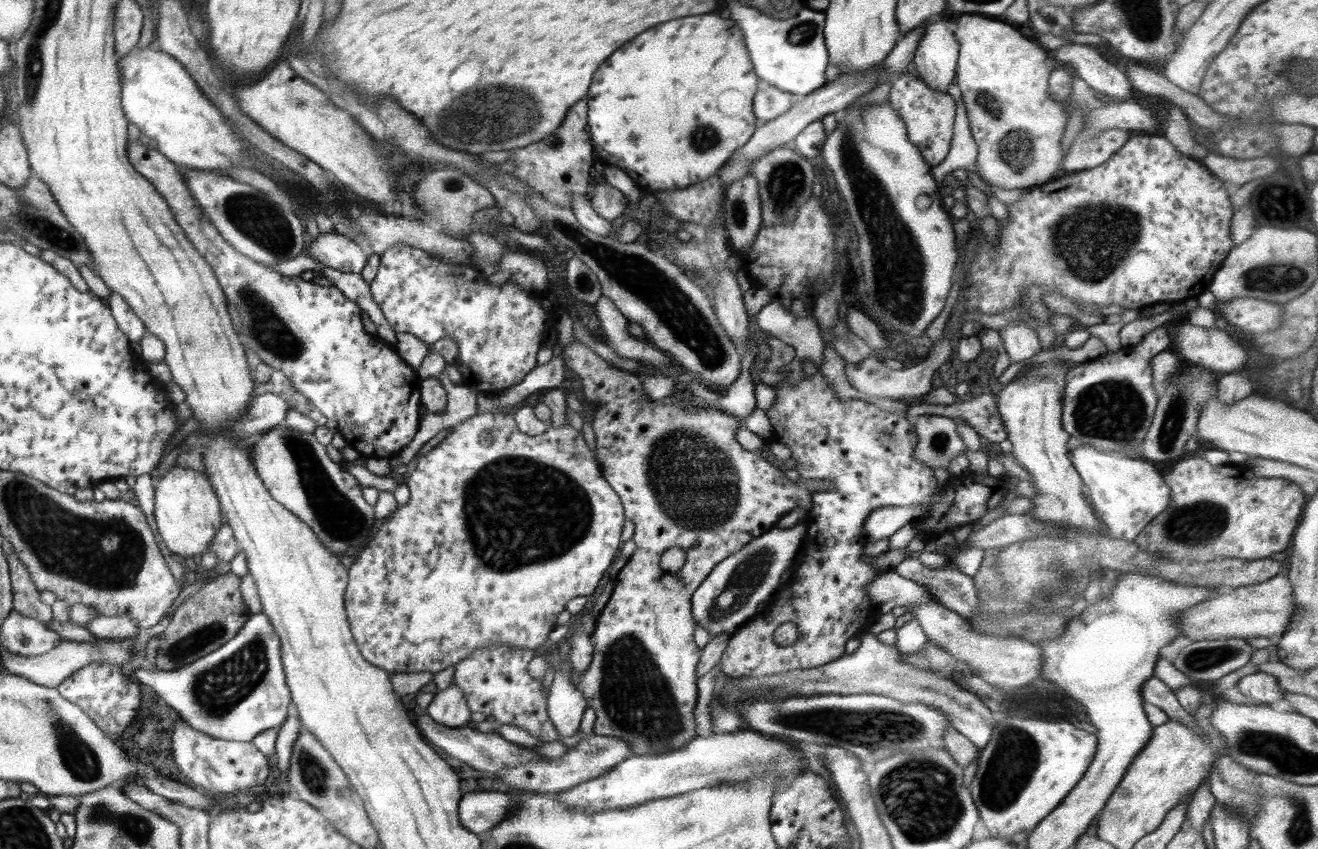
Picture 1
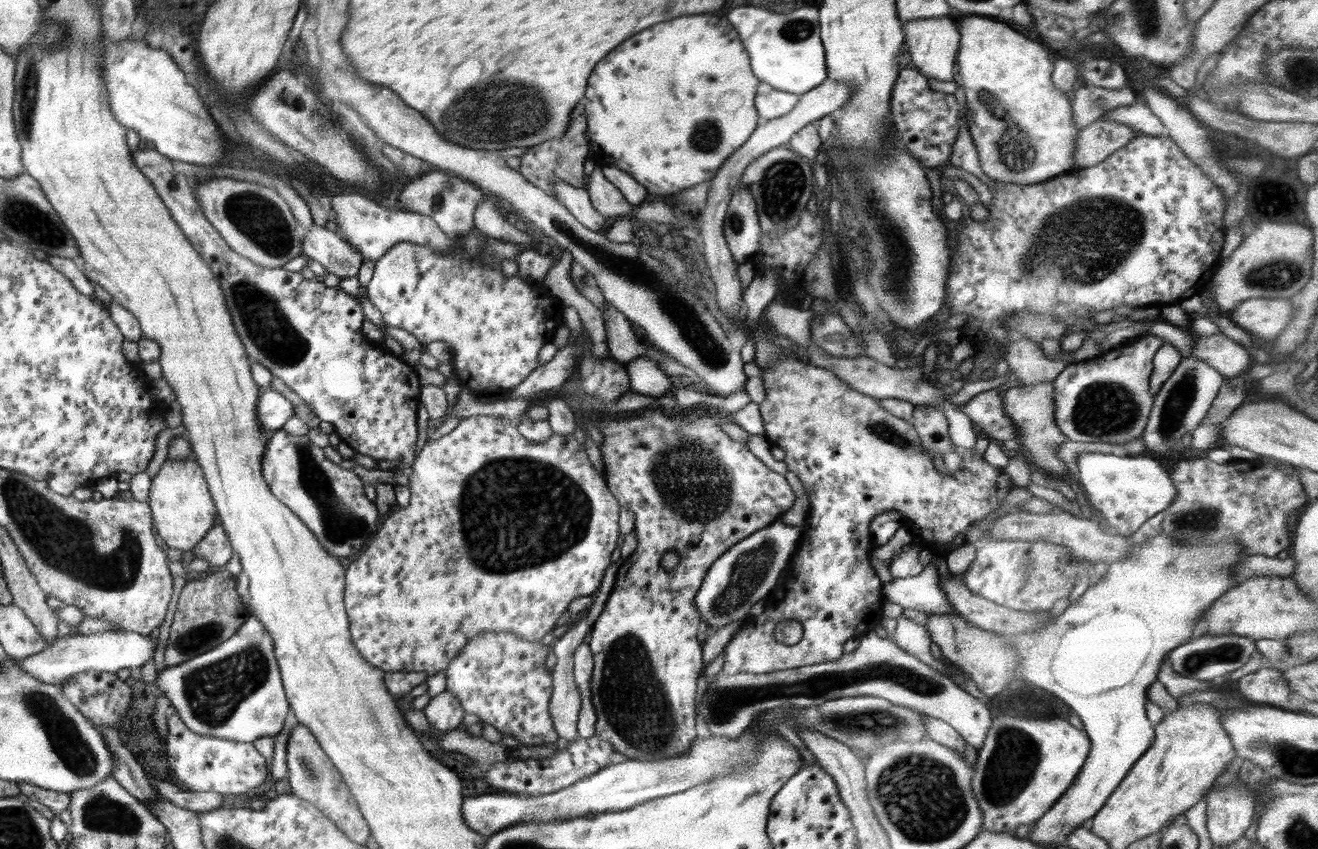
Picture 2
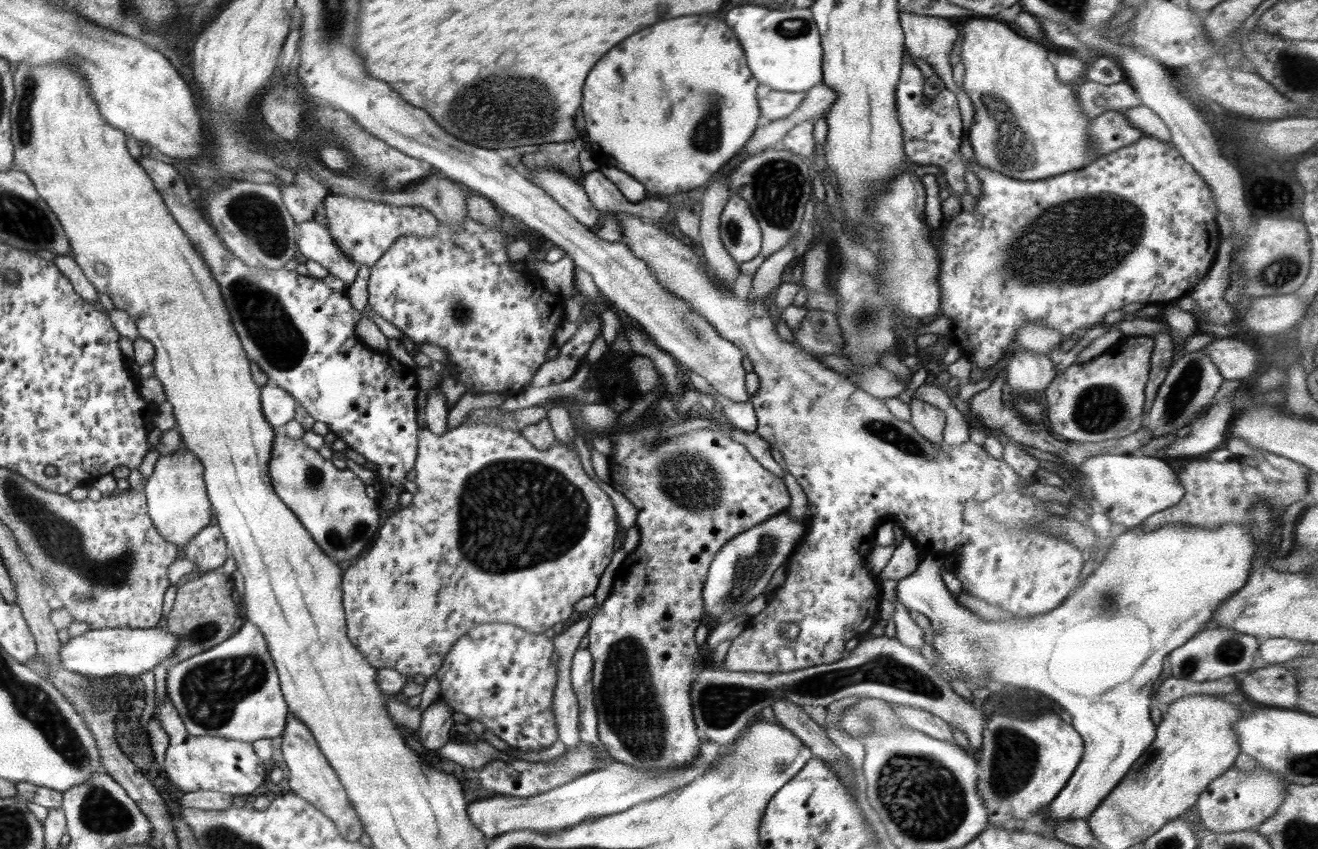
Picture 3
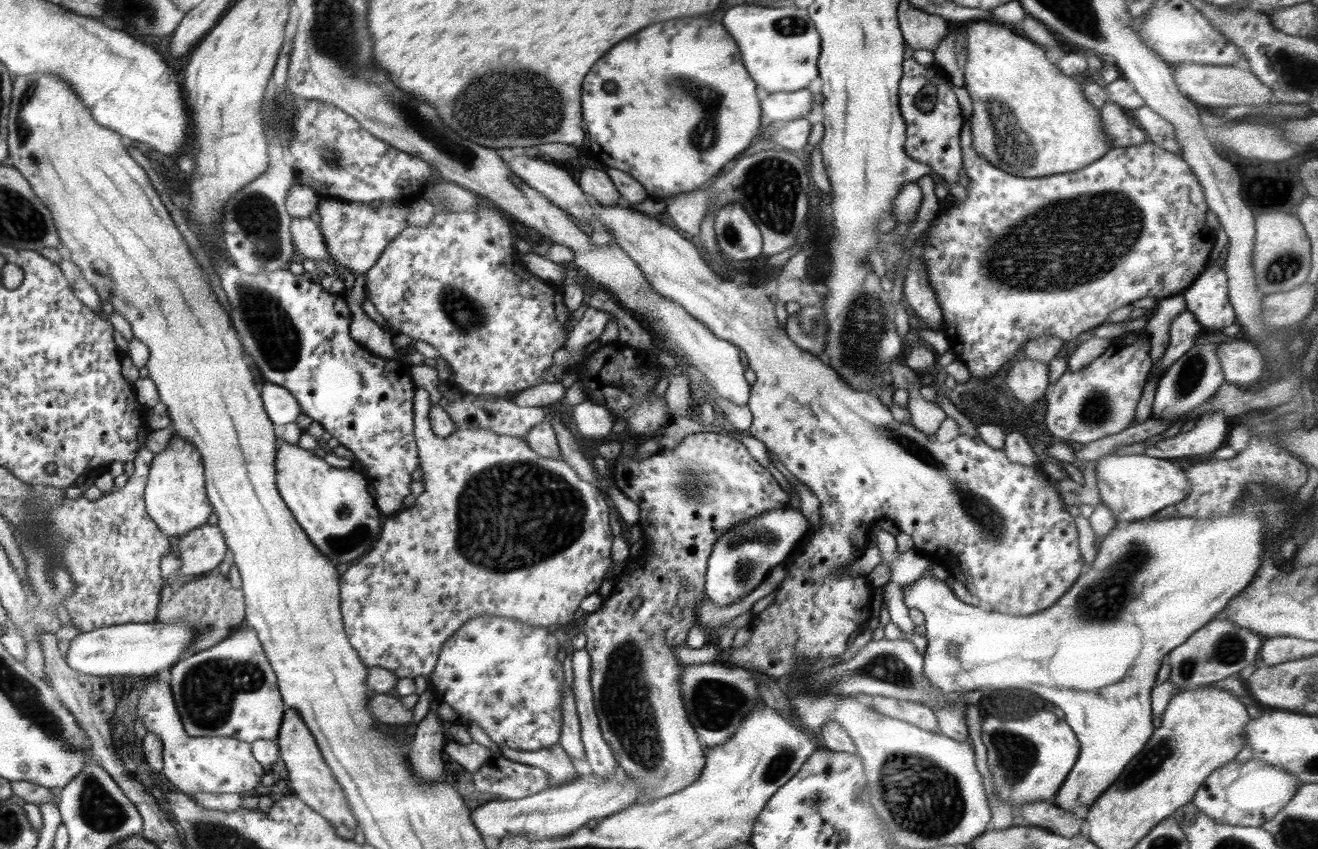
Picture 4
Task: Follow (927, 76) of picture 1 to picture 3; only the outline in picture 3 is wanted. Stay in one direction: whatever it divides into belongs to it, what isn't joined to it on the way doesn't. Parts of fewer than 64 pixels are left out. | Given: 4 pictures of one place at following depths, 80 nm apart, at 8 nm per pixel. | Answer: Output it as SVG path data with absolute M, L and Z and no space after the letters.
M902 10L899 16L901 27L905 36L905 50L914 58L921 58L932 65L934 72L944 81L947 89L956 94L962 127L966 133L970 128L975 116L973 102L965 90L959 88L953 79L952 64L950 63L950 52L954 48L954 42L958 40L958 30L954 21L938 16L924 16L923 14L912 14Z

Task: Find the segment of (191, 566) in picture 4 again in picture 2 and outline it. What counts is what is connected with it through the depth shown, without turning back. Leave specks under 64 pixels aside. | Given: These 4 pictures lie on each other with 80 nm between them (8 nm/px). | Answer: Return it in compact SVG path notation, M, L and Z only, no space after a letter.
M221 524L214 525L192 550L195 558L206 559L211 568L224 566L232 558L233 548Z

